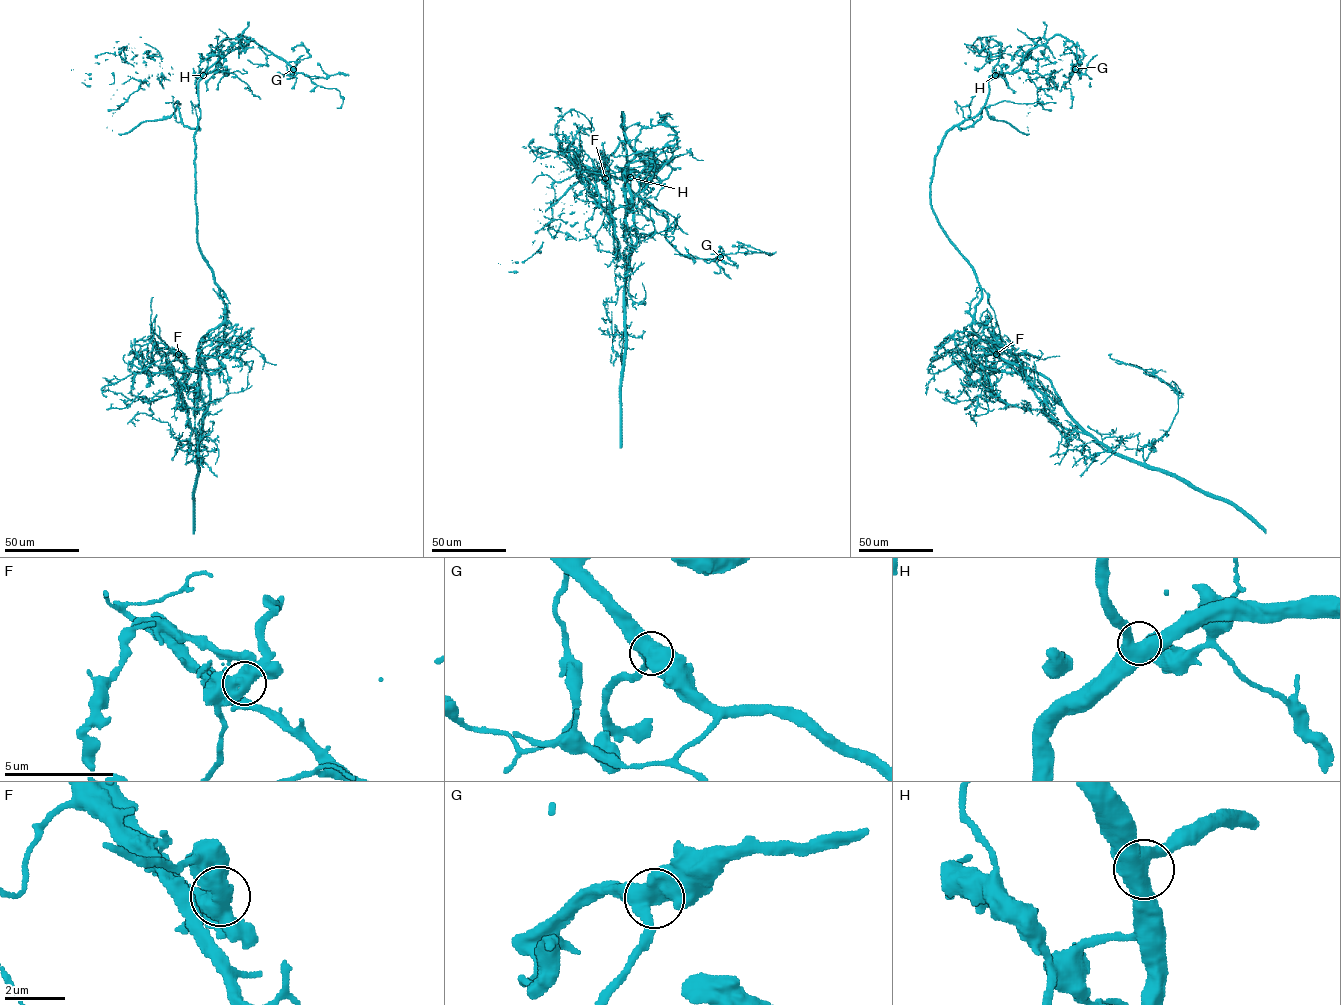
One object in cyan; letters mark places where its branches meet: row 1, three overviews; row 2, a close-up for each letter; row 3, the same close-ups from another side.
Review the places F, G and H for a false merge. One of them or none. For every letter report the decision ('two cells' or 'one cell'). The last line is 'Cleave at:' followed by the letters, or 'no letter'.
F: two cells
G: one cell
H: one cell
Cleave at: F

